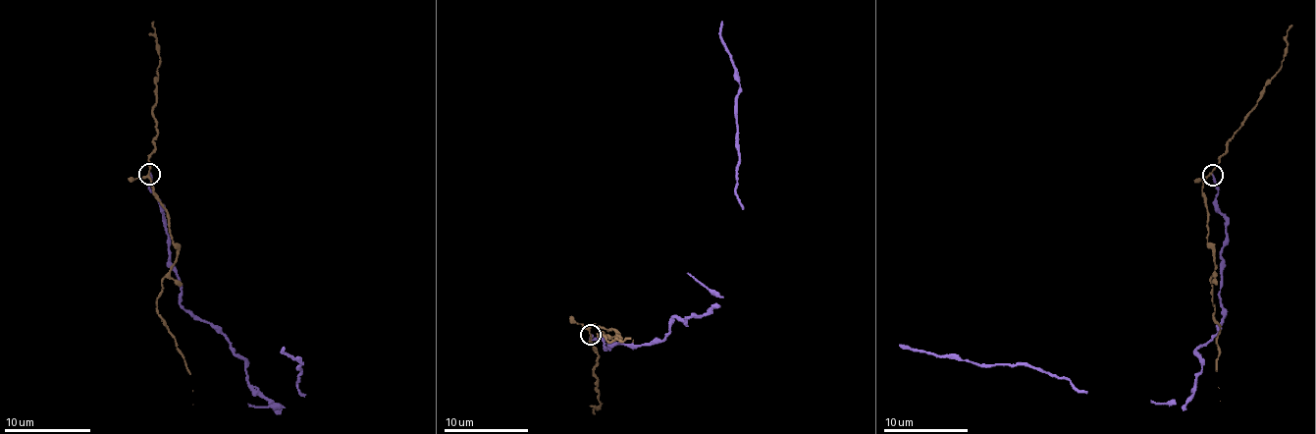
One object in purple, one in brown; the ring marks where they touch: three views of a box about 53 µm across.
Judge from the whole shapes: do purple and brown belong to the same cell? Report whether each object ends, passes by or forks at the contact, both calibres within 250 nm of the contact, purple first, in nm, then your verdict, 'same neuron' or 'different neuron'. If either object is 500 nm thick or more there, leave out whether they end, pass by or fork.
purple ends there; brown forks there; 200 nm thick on the purple side, 130 nm on the other; different neuron

